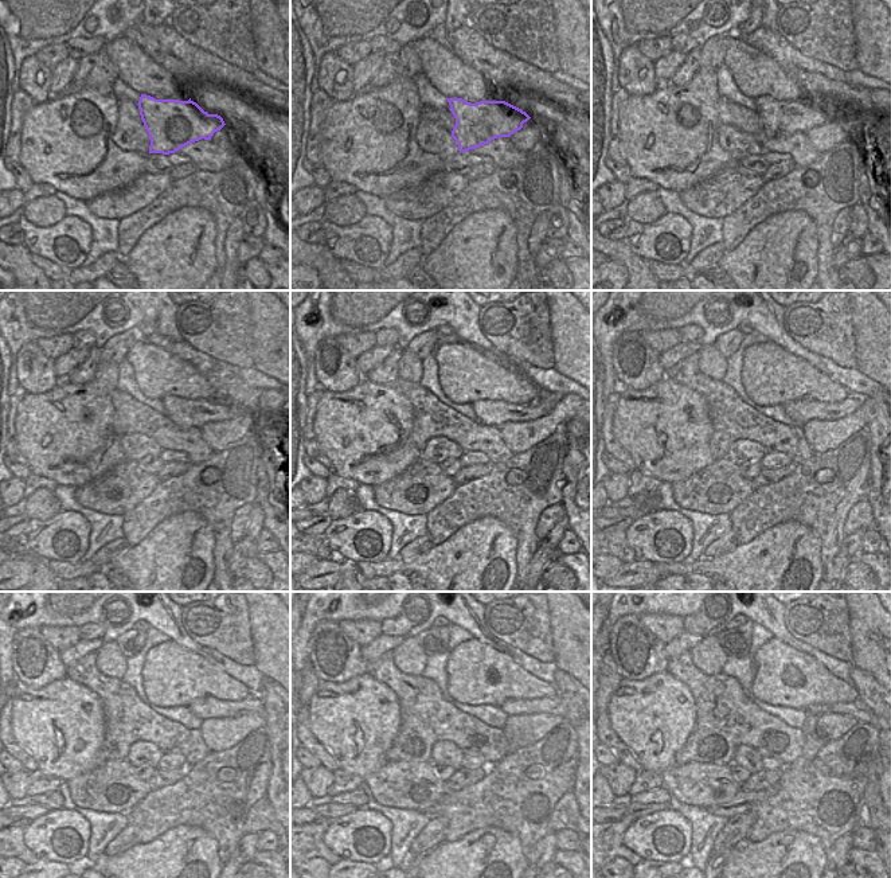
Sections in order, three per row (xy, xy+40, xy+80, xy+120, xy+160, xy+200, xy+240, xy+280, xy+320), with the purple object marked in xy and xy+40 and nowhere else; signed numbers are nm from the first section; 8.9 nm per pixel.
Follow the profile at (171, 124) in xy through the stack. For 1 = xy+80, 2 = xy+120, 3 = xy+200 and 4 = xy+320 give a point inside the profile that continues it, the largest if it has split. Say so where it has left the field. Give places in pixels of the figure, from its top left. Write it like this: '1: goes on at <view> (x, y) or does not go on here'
1: goes on at xy+80 (778, 117)
2: goes on at xy+120 (184, 413)
3: goes on at xy+200 (801, 412)
4: goes on at xy+320 (859, 710)

